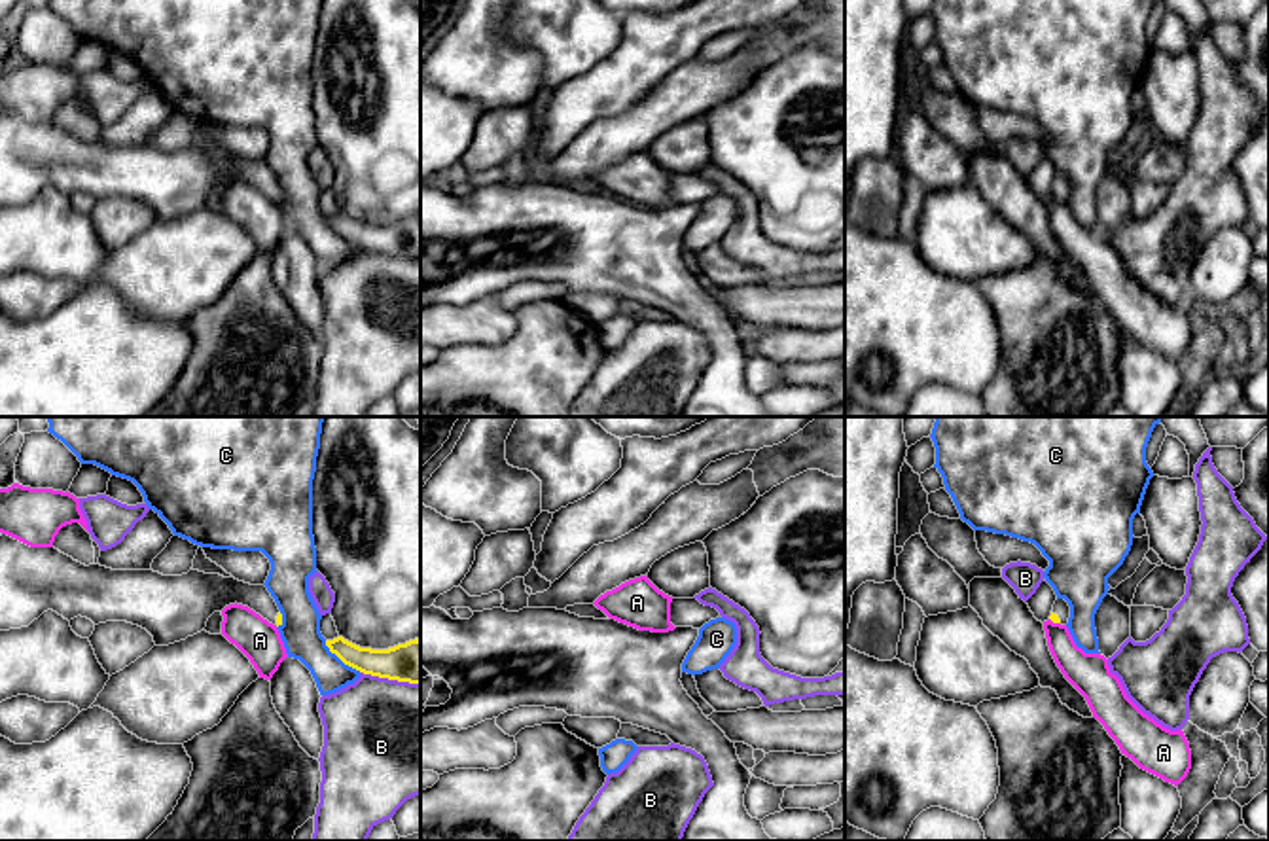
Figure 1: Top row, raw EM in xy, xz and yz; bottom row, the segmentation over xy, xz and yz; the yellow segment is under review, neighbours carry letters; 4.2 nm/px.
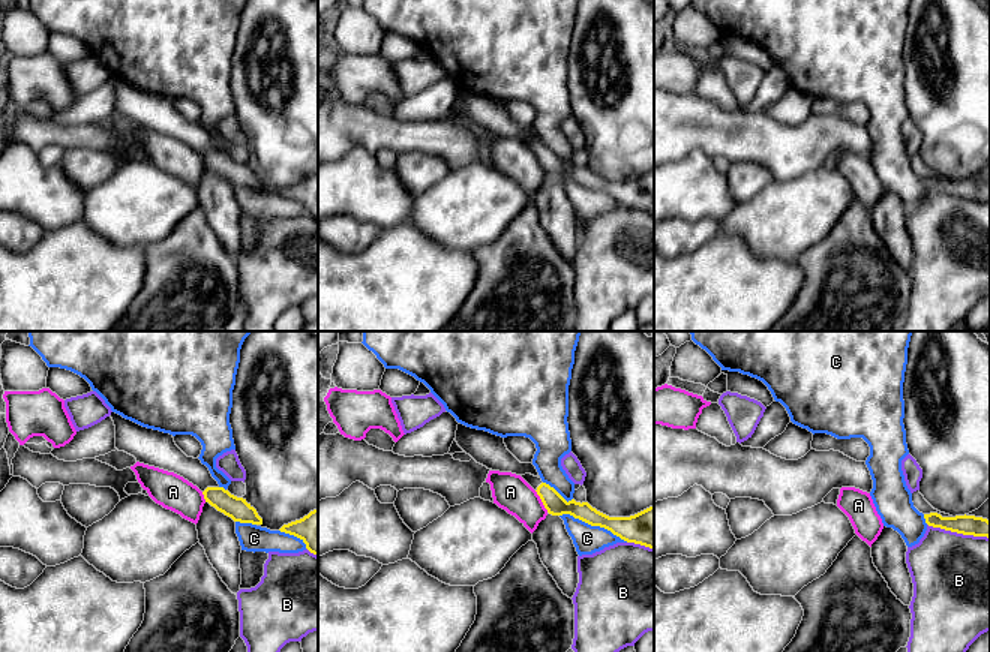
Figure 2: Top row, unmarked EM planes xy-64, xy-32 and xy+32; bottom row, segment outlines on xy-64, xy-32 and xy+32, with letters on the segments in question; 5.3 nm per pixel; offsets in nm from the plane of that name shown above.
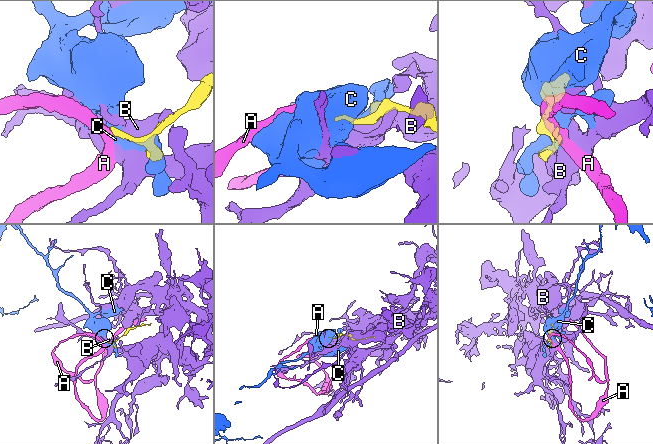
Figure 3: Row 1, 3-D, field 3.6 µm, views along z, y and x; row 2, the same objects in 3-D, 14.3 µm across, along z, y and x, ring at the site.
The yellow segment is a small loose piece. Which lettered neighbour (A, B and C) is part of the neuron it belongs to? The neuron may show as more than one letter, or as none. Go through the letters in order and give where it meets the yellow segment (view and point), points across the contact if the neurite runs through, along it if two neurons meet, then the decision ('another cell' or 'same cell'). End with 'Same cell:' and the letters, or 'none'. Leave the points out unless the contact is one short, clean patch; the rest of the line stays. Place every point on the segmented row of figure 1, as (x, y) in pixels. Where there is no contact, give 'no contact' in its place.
A: contact yz (1055, 622); border yz (1050, 618), (1059, 624); another cell
B: contact xy (391, 679); another cell
C: contact xy (341, 660); another cell
Same cell: none

